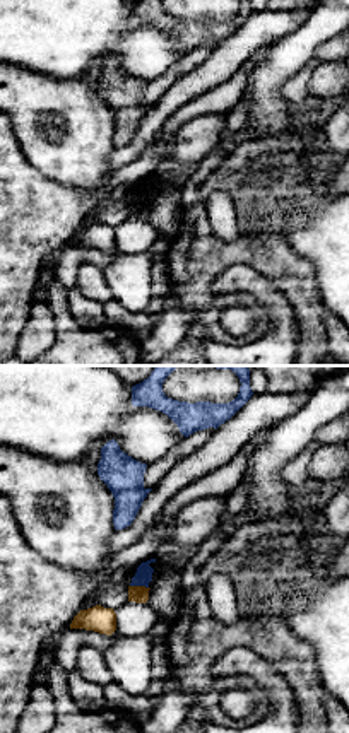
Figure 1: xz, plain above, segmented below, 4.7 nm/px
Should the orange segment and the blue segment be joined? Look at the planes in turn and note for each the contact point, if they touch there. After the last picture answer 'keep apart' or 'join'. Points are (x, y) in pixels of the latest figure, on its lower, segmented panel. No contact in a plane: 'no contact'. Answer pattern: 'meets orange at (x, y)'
meets orange at (139, 586)

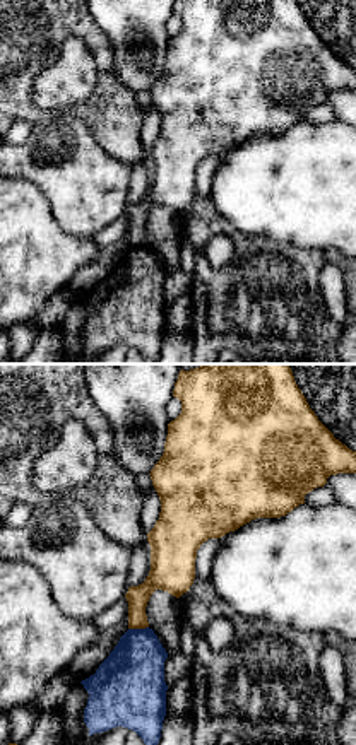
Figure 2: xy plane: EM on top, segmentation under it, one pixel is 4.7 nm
meets orange at (137, 627)

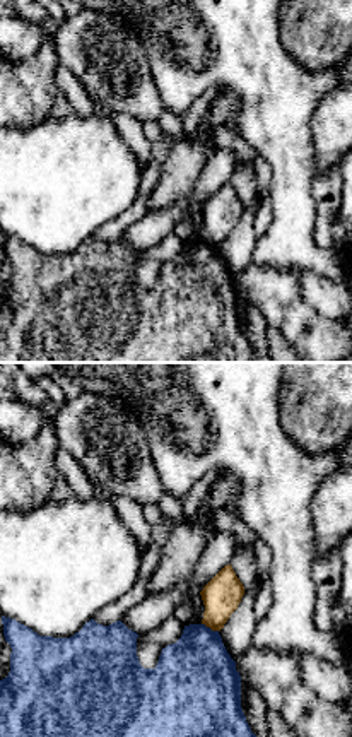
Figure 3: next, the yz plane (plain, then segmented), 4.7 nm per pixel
meets orange at (211, 628)

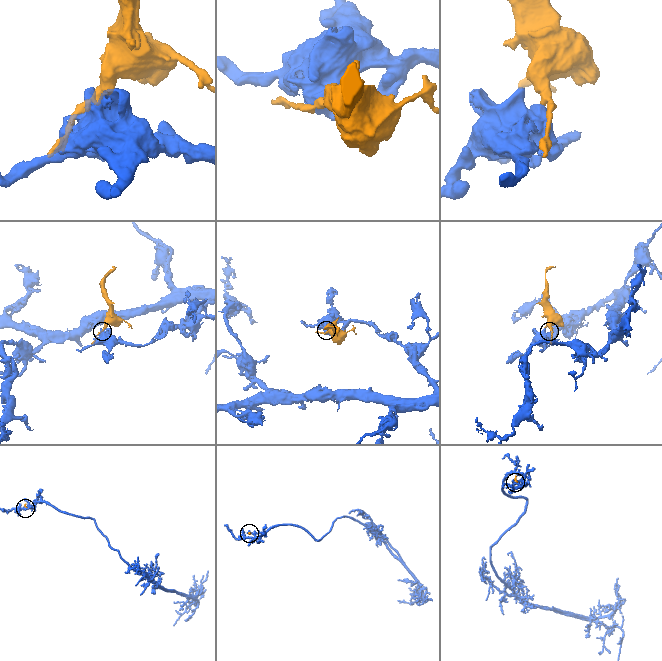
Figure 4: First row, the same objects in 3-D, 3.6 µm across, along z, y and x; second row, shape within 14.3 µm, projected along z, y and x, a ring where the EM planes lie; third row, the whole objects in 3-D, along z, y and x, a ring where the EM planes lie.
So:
keep apart

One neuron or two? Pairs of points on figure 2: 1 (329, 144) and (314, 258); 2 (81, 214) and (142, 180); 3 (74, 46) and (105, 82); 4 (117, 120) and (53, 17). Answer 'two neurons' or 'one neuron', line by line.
1: two neurons
2: two neurons
3: two neurons
4: one neuron

